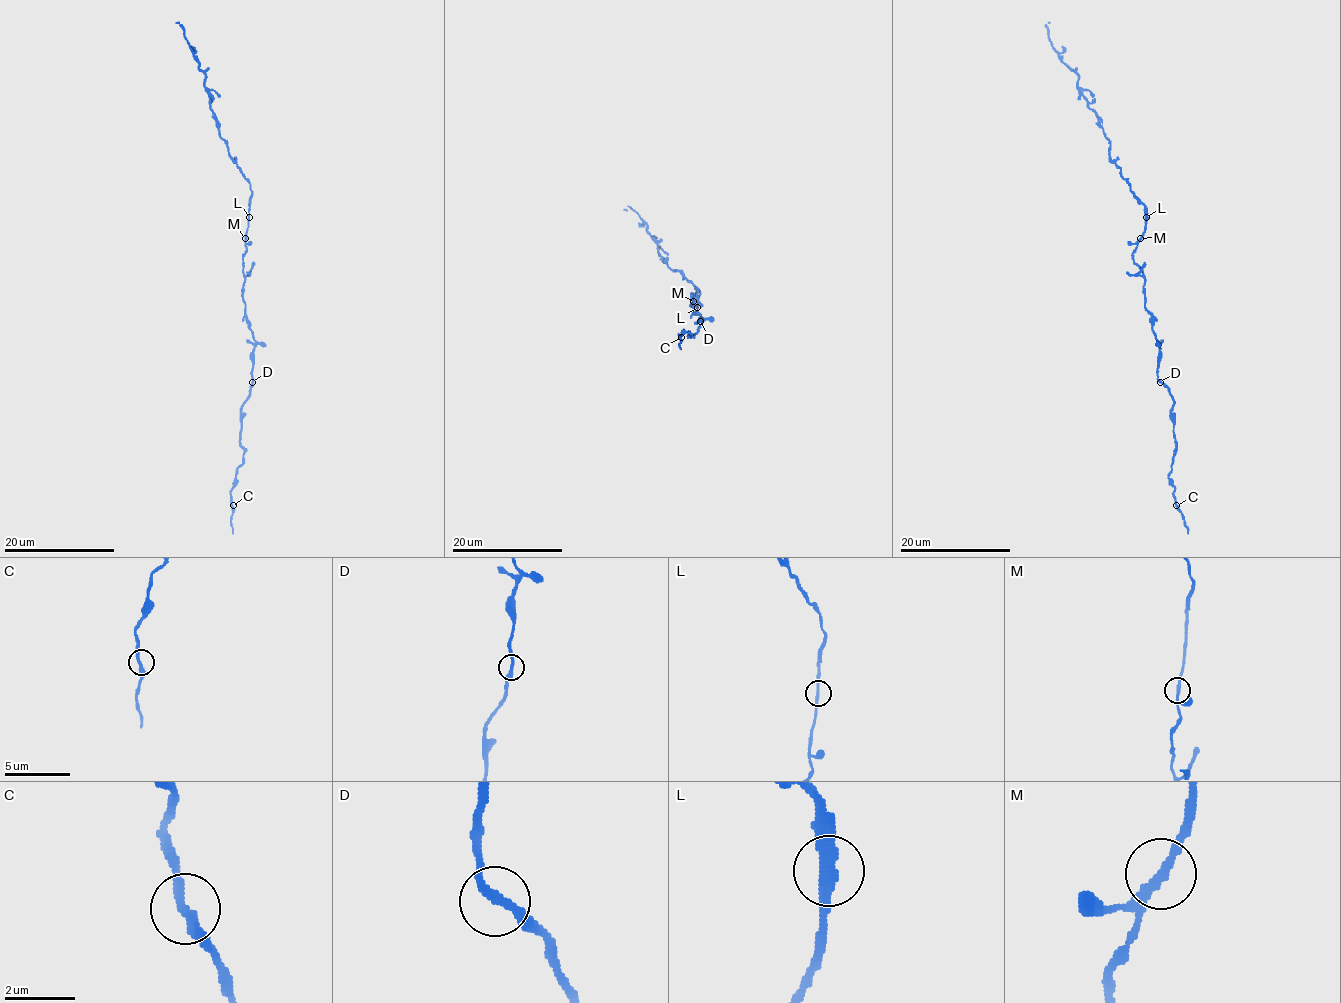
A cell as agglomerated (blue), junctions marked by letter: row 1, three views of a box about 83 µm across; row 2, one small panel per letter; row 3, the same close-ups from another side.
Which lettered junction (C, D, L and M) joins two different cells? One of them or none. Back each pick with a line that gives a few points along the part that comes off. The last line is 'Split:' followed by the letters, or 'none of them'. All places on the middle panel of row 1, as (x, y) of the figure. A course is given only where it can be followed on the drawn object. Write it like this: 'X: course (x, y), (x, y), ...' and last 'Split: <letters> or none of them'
L: course (697, 307), (699, 290), (664, 261), (657, 243), (636, 213), (628, 206), (624, 210)
Split: L

